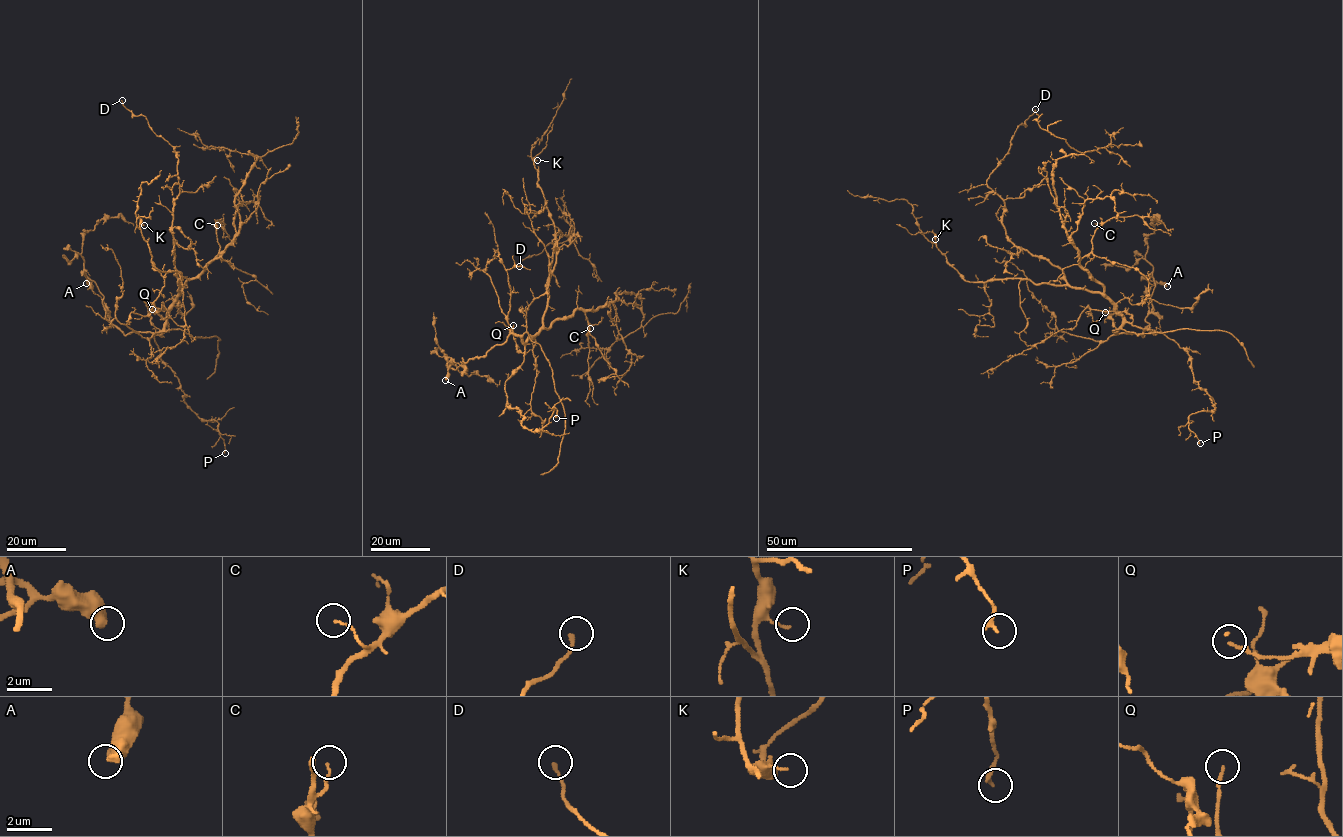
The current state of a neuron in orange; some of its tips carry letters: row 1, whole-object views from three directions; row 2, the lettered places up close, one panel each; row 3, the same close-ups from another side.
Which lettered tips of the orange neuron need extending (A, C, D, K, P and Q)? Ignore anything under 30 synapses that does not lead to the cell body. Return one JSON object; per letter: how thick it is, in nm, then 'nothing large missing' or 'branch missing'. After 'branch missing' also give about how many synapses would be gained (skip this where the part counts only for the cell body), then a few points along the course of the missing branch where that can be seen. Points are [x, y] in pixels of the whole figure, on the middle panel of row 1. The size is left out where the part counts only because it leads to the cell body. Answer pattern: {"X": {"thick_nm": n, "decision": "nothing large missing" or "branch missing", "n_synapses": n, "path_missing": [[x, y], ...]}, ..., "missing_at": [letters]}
{"A": {"thick_nm": 500, "decision": "nothing large missing"}, "C": {"thick_nm": 110, "decision": "nothing large missing"}, "D": {"thick_nm": 170, "decision": "nothing large missing"}, "K": {"thick_nm": 100, "decision": "nothing large missing"}, "P": {"thick_nm": 160, "decision": "nothing large missing"}, "Q": {"thick_nm": 170, "decision": "nothing large missing"}, "missing_at": []}

